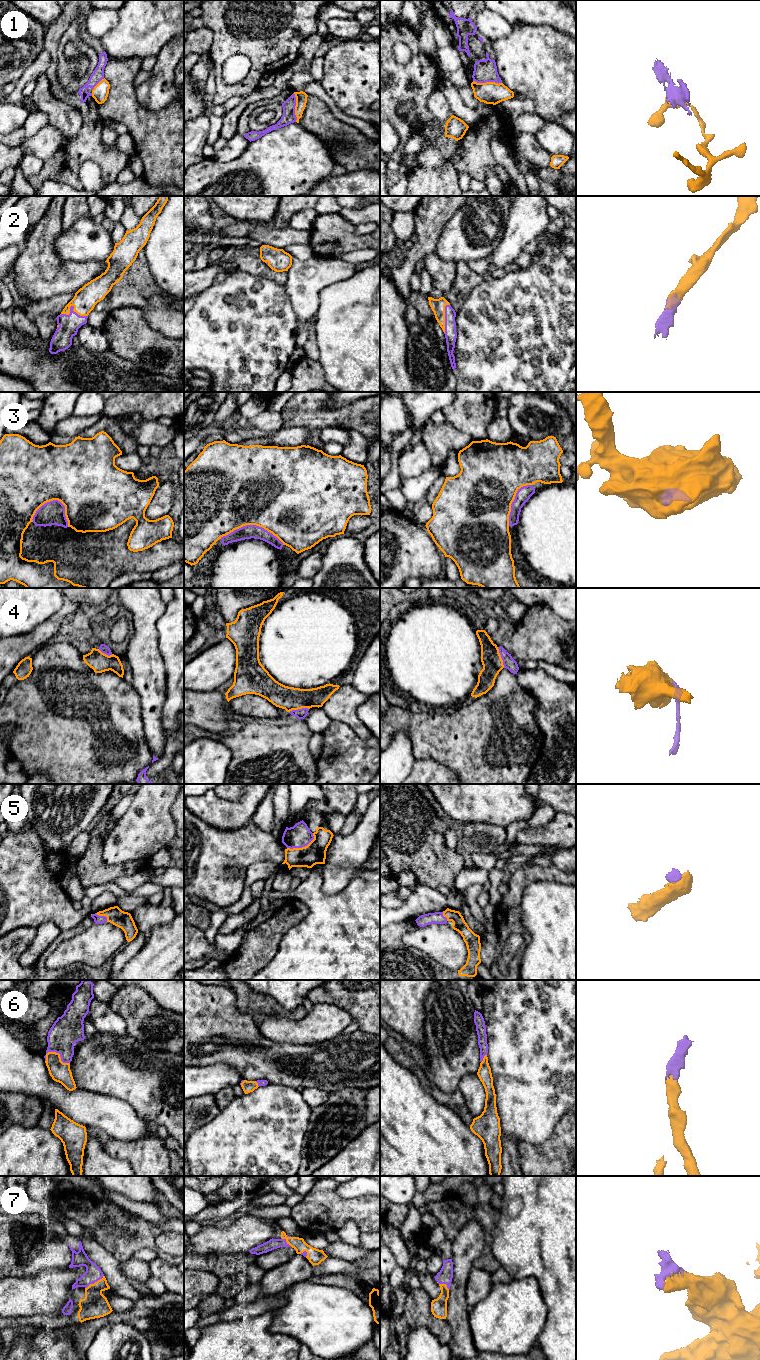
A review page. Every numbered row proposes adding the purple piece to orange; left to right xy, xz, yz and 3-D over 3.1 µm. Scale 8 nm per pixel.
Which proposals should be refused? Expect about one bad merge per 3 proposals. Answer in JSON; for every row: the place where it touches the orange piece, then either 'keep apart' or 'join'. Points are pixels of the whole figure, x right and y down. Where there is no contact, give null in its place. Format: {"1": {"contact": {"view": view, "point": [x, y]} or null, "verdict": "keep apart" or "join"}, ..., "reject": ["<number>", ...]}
{"1": {"contact": {"view": "xz", "point": [295, 107]}, "verdict": "keep apart"}, "2": {"contact": {"view": "xy", "point": [74, 307]}, "verdict": "join"}, "3": {"contact": {"view": "xz", "point": [252, 524]}, "verdict": "keep apart"}, "4": {"contact": {"view": "yz", "point": [500, 657]}, "verdict": "join"}, "5": {"contact": {"view": "xz", "point": [302, 847]}, "verdict": "join"}, "6": {"contact": {"view": "xy", "point": [59, 1054]}, "verdict": "join"}, "7": {"contact": {"view": "xy", "point": [95, 1282]}, "verdict": "join"}, "reject": ["1", "3"]}

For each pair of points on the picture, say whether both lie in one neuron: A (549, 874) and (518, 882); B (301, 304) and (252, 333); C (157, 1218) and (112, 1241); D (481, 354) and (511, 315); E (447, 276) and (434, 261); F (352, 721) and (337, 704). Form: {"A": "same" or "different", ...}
{"A": "same", "B": "different", "C": "different", "D": "same", "E": "same", "F": "same"}

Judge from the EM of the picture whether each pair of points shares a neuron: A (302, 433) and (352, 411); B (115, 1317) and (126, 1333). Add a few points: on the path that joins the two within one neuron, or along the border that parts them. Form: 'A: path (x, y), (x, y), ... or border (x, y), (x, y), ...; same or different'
A: border (284, 428), (304, 427), (308, 432), (309, 444); different
B: border (122, 1321), (103, 1325); different

